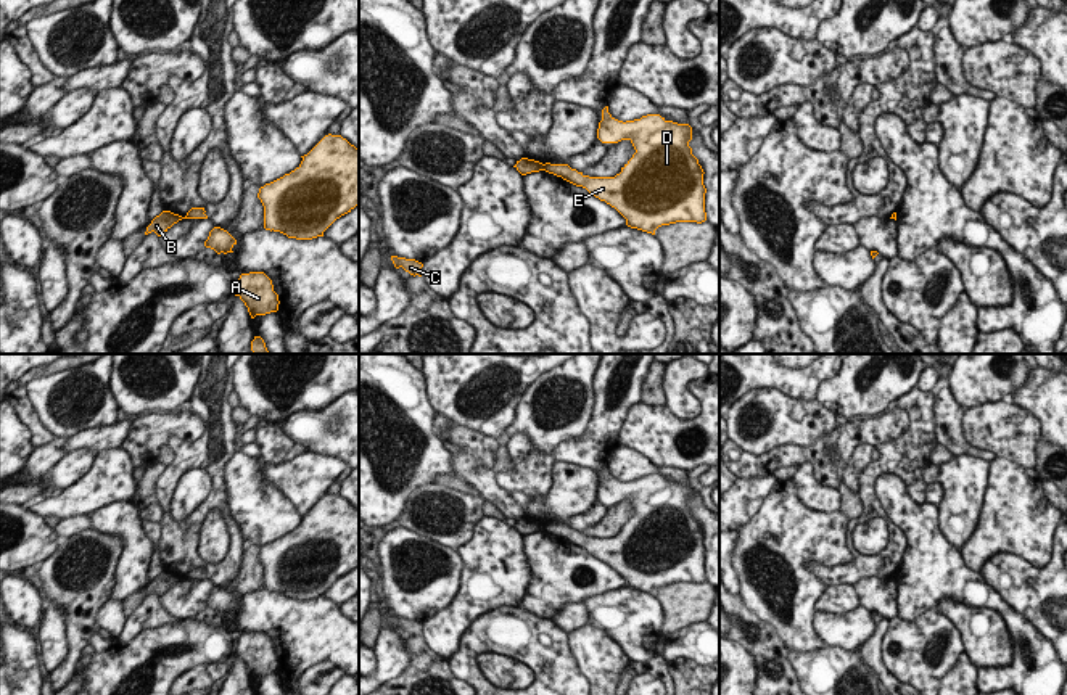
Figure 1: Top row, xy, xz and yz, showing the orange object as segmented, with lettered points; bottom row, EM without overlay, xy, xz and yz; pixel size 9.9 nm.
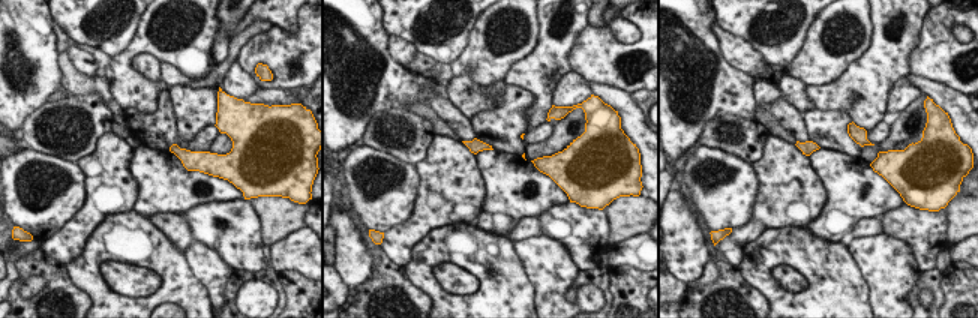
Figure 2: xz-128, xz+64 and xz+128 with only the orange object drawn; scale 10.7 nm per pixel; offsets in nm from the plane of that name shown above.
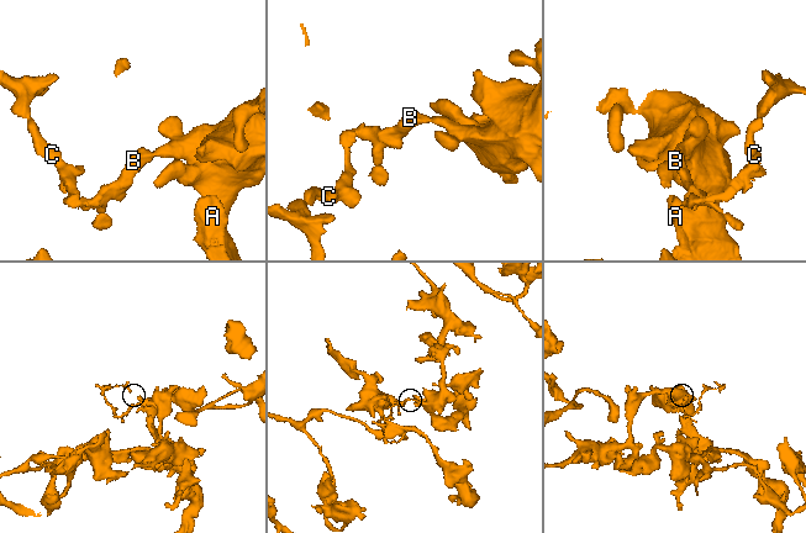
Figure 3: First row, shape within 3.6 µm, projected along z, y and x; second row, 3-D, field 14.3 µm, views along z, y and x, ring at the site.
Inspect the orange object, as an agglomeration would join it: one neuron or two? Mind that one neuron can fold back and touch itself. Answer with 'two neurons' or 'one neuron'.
two neurons

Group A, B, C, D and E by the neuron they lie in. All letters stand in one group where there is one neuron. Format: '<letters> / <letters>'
A D E / B C

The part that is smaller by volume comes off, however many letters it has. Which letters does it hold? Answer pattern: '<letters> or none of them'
B, C

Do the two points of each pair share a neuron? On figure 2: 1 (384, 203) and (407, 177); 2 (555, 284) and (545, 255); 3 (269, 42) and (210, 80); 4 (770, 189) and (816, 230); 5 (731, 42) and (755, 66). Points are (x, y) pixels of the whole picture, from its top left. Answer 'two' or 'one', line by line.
1: one
2: one
3: two
4: two
5: one

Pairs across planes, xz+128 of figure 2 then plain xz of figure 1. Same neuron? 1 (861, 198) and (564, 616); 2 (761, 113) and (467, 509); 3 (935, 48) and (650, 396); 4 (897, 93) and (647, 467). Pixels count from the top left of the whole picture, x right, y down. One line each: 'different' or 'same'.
1: different
2: different
3: different
4: same

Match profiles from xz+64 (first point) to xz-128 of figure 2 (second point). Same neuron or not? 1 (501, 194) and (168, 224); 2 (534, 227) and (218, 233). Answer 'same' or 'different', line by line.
1: different
2: different

